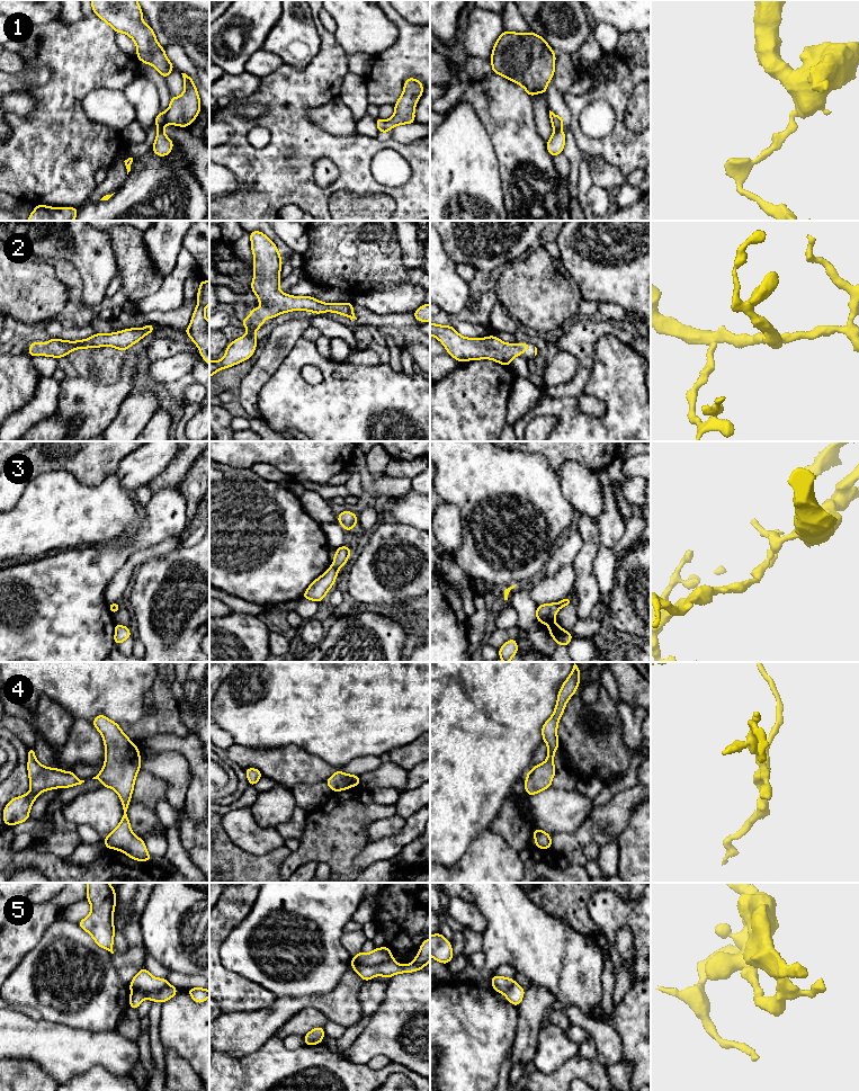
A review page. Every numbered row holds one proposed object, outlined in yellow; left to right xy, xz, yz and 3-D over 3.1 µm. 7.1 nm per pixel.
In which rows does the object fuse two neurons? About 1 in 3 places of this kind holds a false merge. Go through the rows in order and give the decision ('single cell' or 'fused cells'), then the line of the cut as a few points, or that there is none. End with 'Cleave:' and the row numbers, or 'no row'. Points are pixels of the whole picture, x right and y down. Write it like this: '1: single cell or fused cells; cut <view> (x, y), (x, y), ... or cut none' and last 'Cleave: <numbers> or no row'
1: single cell; cut none
2: single cell; cut none
3: fused cells; cut xz (332, 565), (337, 570)
4: single cell; cut none
5: fused cells; cut xz (392, 957), (379, 964), (365, 965), (355, 969)
Cleave: 3, 5

